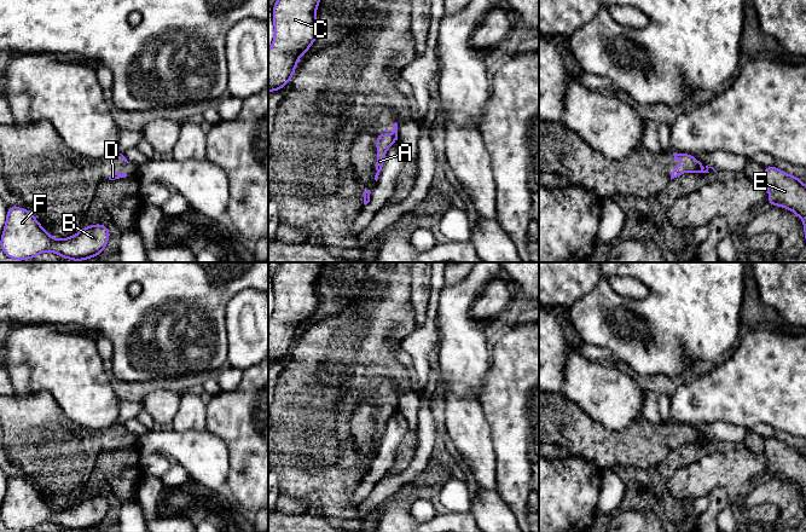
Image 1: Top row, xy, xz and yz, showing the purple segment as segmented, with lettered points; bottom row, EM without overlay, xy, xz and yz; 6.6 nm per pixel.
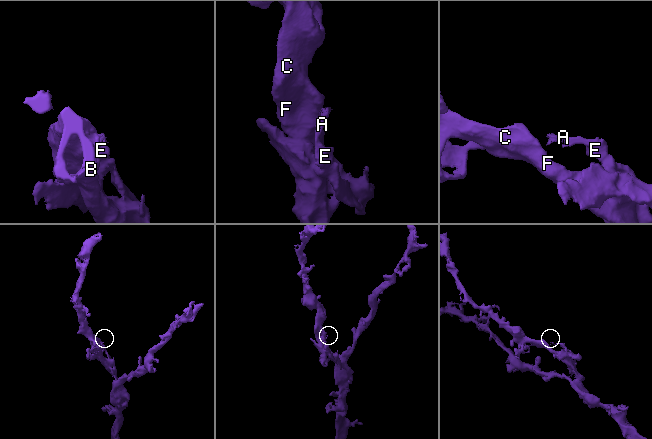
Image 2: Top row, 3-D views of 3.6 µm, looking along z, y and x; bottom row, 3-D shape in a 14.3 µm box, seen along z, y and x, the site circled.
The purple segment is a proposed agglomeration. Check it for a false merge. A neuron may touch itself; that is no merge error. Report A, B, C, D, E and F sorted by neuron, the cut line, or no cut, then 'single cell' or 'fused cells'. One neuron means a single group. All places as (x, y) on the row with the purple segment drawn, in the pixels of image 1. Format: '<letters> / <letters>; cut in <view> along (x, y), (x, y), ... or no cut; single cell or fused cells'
A B C D E F; no cut; single cell

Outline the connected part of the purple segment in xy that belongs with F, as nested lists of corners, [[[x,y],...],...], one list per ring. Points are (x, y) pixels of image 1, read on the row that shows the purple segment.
[[[7,207],[0,248],[10,259],[23,261],[51,251],[74,261],[94,258],[105,250],[110,231],[94,224],[65,239],[53,238],[25,208]]]

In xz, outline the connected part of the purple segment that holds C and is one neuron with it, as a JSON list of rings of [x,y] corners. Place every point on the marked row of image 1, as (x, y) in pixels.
[[[277,0],[273,6],[273,44],[268,50],[268,92],[291,80],[297,60],[318,36],[315,12],[320,0]]]

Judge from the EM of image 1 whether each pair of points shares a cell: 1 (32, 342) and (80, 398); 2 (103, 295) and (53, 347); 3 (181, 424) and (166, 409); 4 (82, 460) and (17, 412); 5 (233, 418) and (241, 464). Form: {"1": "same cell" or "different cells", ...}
{"1": "same cell", "2": "different cells", "3": "different cells", "4": "same cell", "5": "same cell"}

